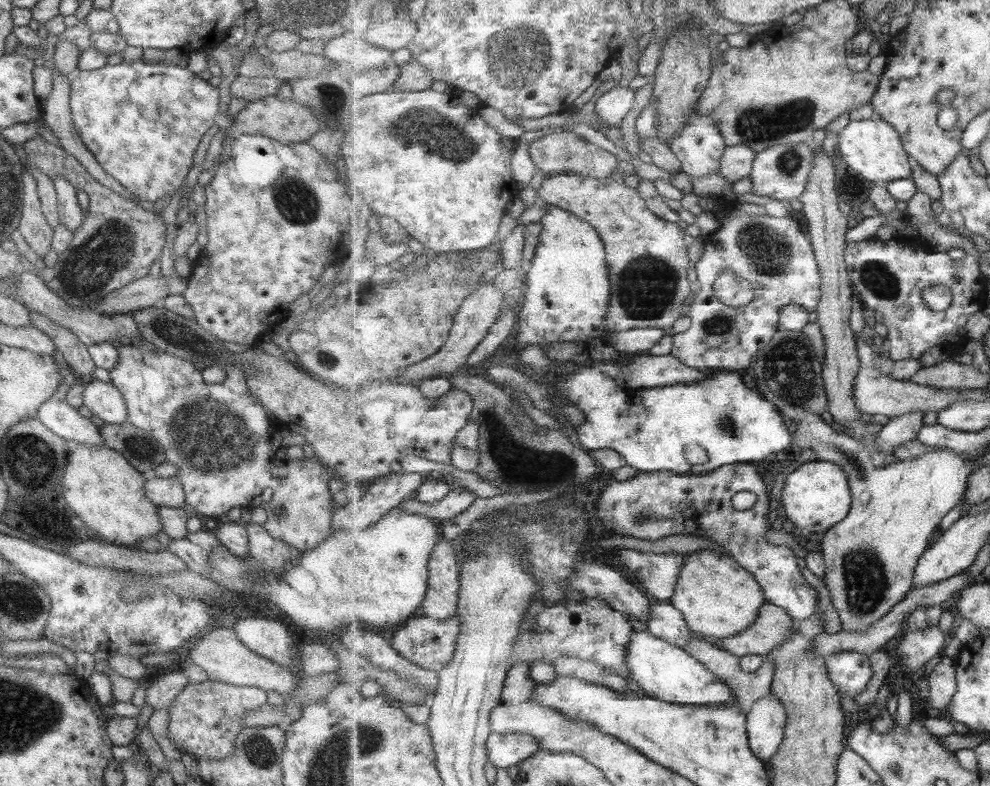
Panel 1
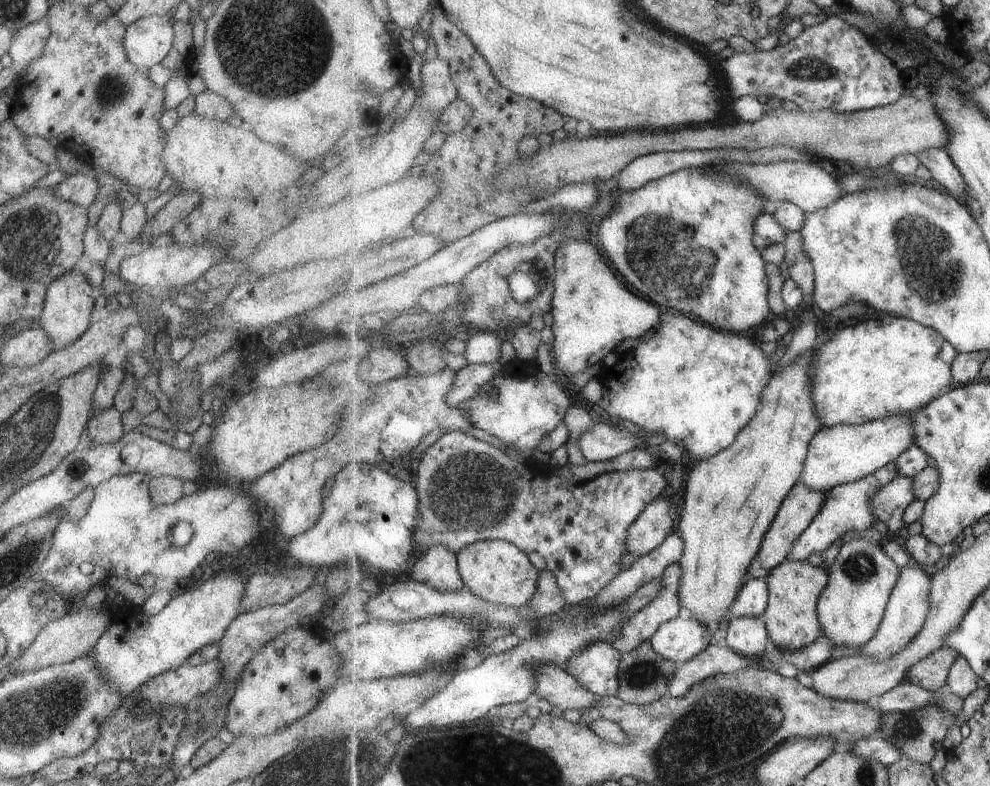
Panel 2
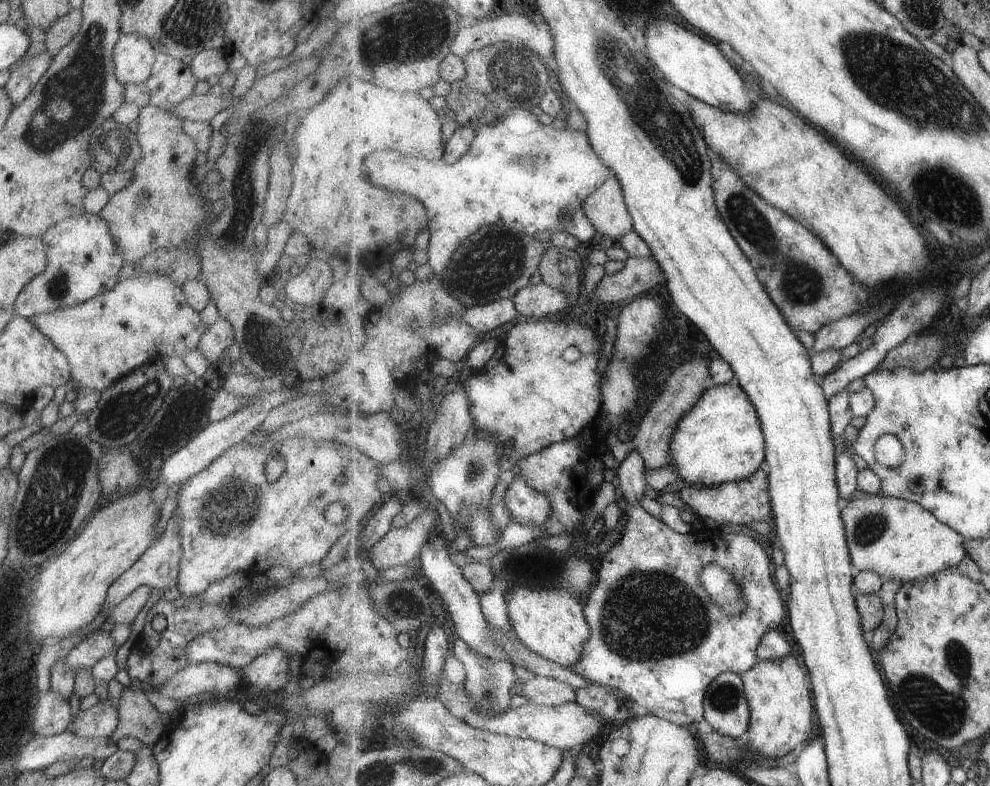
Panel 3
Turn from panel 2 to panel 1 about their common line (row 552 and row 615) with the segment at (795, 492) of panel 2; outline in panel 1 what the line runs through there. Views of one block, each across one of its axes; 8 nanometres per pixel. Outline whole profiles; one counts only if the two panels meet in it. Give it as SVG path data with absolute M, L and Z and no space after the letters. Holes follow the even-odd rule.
M765 603L760 615L751 627L738 635L722 639L722 648L737 656L772 654L793 631L797 631L797 620L780 605Z

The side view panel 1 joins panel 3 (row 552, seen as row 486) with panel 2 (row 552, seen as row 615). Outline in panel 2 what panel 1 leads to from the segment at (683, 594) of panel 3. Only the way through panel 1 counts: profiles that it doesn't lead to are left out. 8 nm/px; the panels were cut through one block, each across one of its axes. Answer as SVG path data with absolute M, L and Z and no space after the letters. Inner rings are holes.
M891 462L876 470L873 474L857 480L857 482L850 482L842 484L833 488L828 492L828 498L825 502L821 512L817 514L815 520L811 522L809 528L805 530L799 537L799 540L793 544L793 550L789 554L789 560L807 560L813 552L823 552L827 550L835 540L841 538L848 530L864 531L869 533L872 530L872 525L875 524L876 517L872 511L872 498L883 488L893 482L899 475L899 470L895 462Z

